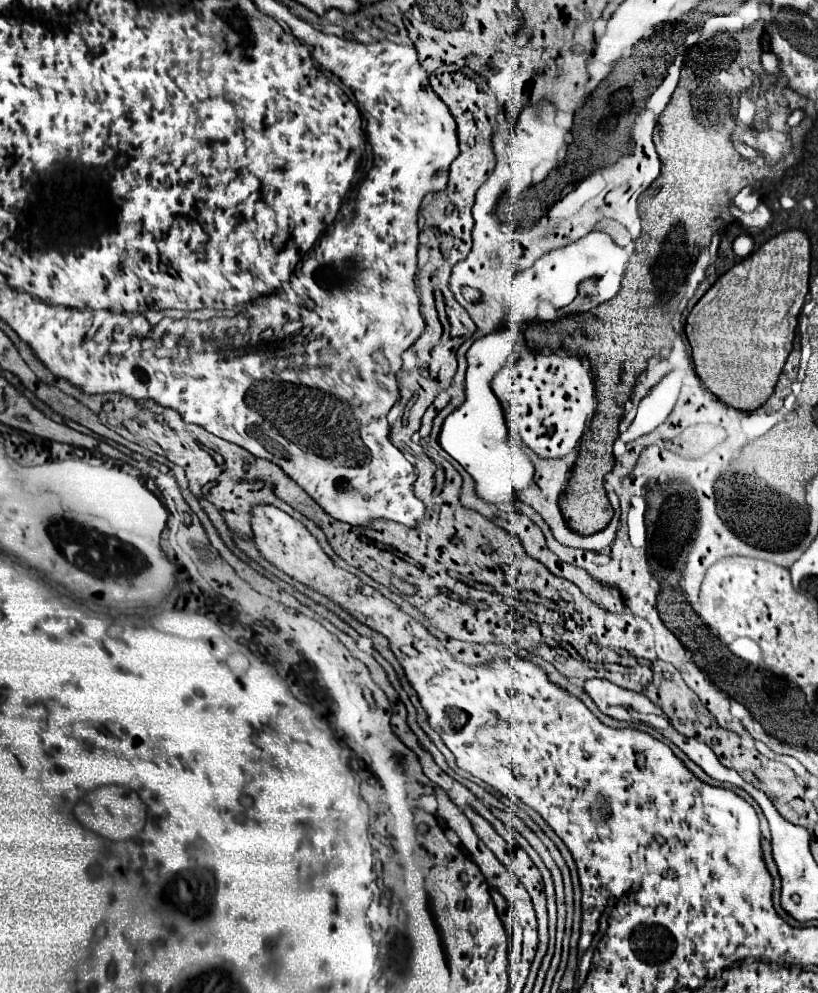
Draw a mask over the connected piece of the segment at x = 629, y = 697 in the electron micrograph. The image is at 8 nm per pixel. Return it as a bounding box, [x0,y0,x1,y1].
[584,678,658,722]

